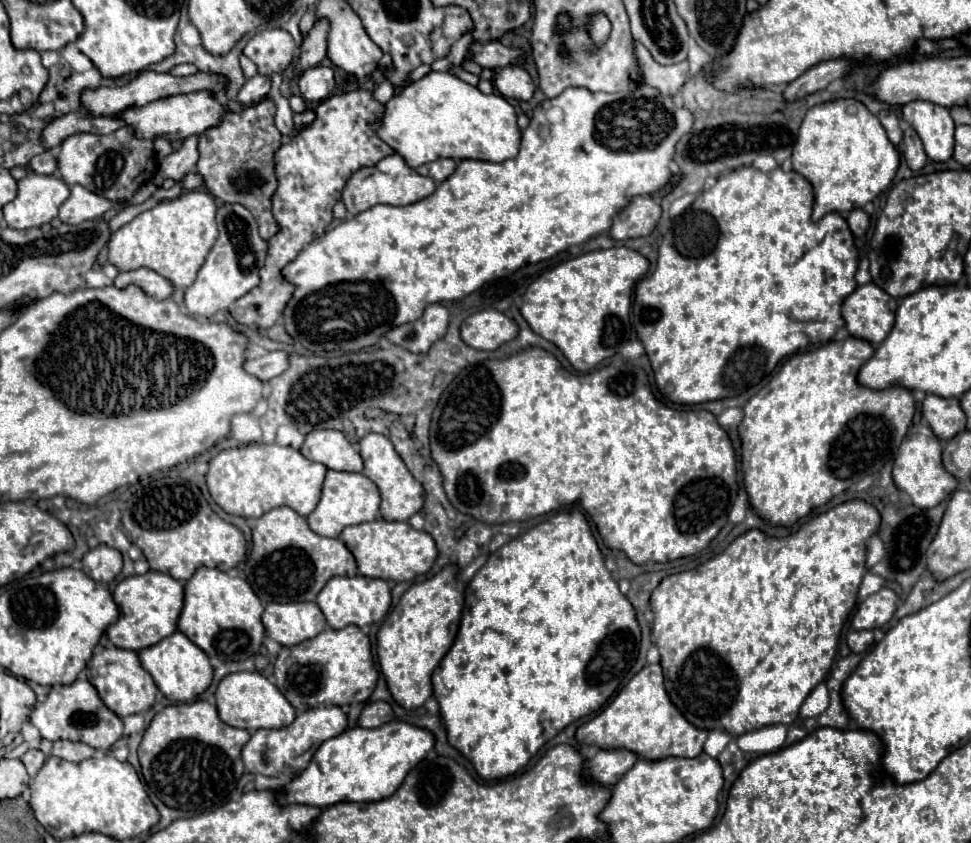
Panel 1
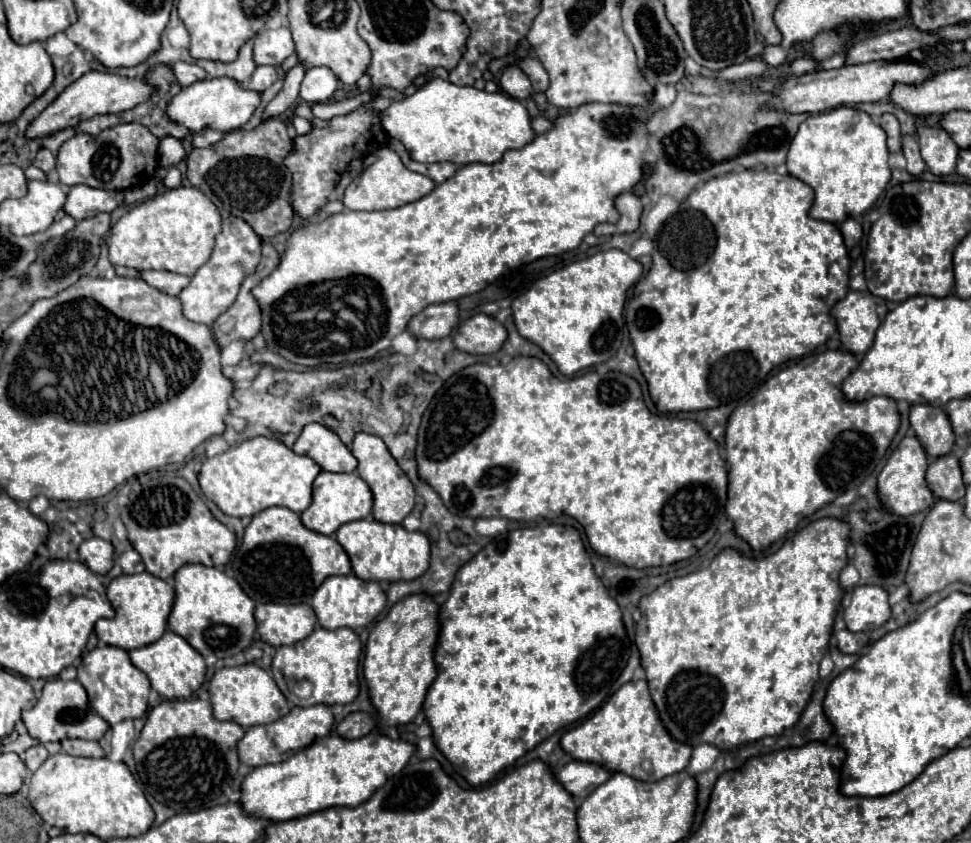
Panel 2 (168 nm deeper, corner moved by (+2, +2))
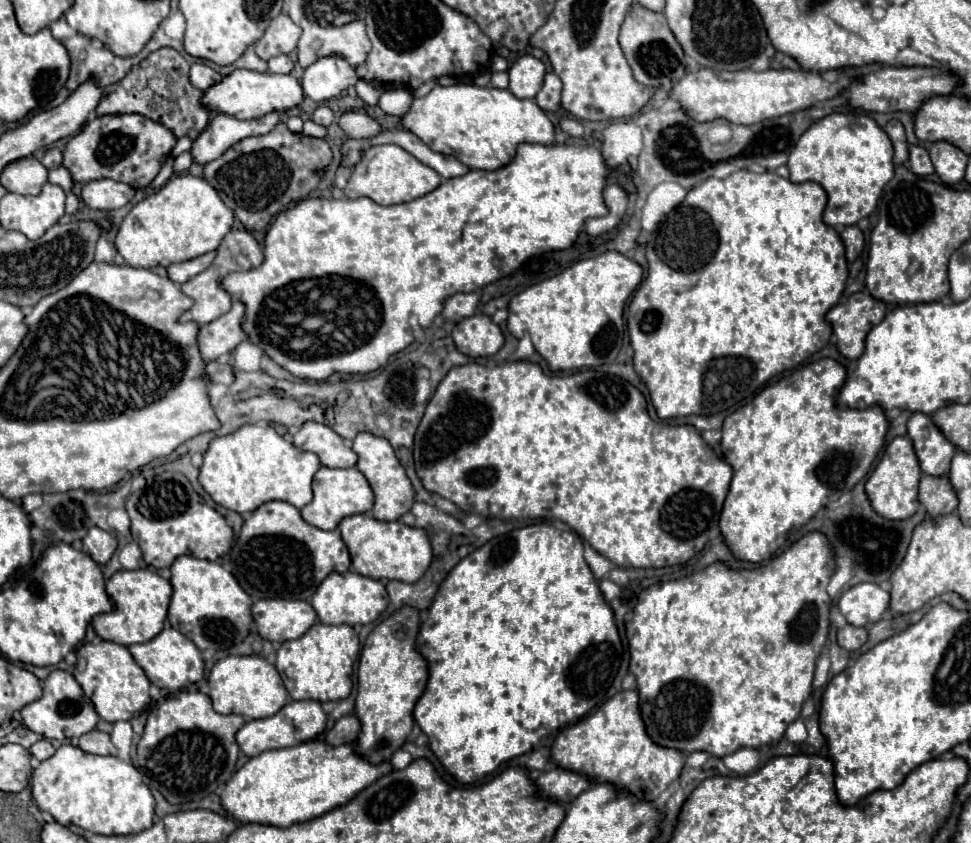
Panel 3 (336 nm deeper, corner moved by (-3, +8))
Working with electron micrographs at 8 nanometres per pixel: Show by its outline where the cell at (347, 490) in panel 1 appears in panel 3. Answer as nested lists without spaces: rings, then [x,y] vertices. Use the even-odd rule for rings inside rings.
[[[322,466],[312,480],[312,490],[314,490],[314,500],[310,504],[306,504],[300,514],[302,518],[320,528],[320,530],[334,530],[338,526],[338,522],[346,516],[352,514],[364,514],[370,512],[374,506],[374,492],[368,484],[368,480],[364,478],[364,474],[358,468],[326,468]]]

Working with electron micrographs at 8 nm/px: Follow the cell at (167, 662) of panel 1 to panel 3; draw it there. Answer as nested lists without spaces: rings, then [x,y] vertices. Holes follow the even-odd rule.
[[[166,626],[152,640],[142,642],[142,644],[132,644],[128,650],[130,650],[132,658],[136,660],[136,664],[146,672],[148,680],[158,688],[180,690],[180,688],[186,688],[188,684],[202,680],[202,676],[204,676],[204,660],[202,660],[200,650],[196,648],[196,644],[190,638],[186,638],[182,632],[178,632],[170,626]]]

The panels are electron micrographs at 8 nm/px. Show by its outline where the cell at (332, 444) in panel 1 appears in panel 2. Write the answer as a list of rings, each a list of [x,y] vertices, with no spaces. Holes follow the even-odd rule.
[[[307,424],[299,434],[293,452],[313,458],[327,472],[353,472],[357,460],[339,436],[321,424]]]

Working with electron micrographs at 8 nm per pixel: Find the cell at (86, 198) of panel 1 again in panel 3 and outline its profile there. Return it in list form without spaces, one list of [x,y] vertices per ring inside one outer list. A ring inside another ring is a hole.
[[[110,178],[92,180],[82,188],[82,200],[94,210],[116,210],[134,198],[134,188]]]

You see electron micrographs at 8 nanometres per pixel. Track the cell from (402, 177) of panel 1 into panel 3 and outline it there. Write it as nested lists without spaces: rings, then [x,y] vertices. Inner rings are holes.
[[[384,144],[384,146],[372,146],[364,158],[354,166],[352,176],[344,188],[344,194],[348,198],[360,198],[366,196],[378,204],[402,204],[410,202],[414,198],[420,198],[434,188],[440,186],[440,174],[432,170],[430,166],[416,160],[410,152],[396,144]]]

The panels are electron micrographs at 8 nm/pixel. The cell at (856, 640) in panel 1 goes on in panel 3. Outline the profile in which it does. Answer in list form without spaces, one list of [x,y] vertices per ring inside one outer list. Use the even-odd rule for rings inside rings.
[[[846,624],[844,628],[838,630],[838,644],[842,648],[846,648],[848,652],[858,650],[866,640],[868,640],[868,632],[864,628],[856,628],[856,626]]]

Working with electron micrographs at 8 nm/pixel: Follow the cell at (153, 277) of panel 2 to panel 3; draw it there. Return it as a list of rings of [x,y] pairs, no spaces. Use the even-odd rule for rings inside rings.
[[[208,252],[204,256],[198,256],[198,258],[192,258],[192,260],[186,260],[186,262],[180,262],[180,264],[170,264],[168,266],[168,278],[176,284],[184,284],[188,282],[190,278],[198,276],[200,272],[204,272],[212,260],[214,260],[216,252]]]

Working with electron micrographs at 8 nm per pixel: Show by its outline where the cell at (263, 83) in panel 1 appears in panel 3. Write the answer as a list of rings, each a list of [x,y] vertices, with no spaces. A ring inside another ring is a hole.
[[[280,54],[280,56],[274,56],[272,60],[268,60],[268,70],[274,74],[290,74],[292,68],[294,68],[294,60],[286,54]]]

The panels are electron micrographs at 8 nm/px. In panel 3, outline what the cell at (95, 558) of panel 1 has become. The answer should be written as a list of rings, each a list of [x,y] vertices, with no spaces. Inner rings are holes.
[[[92,526],[88,530],[82,544],[84,544],[82,550],[100,566],[104,566],[112,558],[112,554],[116,552],[116,538],[98,526]]]

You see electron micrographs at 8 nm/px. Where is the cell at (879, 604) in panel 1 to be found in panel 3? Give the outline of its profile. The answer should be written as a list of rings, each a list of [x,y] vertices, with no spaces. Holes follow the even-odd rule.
[[[862,582],[848,588],[840,600],[838,610],[844,614],[848,624],[852,626],[866,626],[878,622],[880,616],[888,610],[890,594],[872,582]]]

